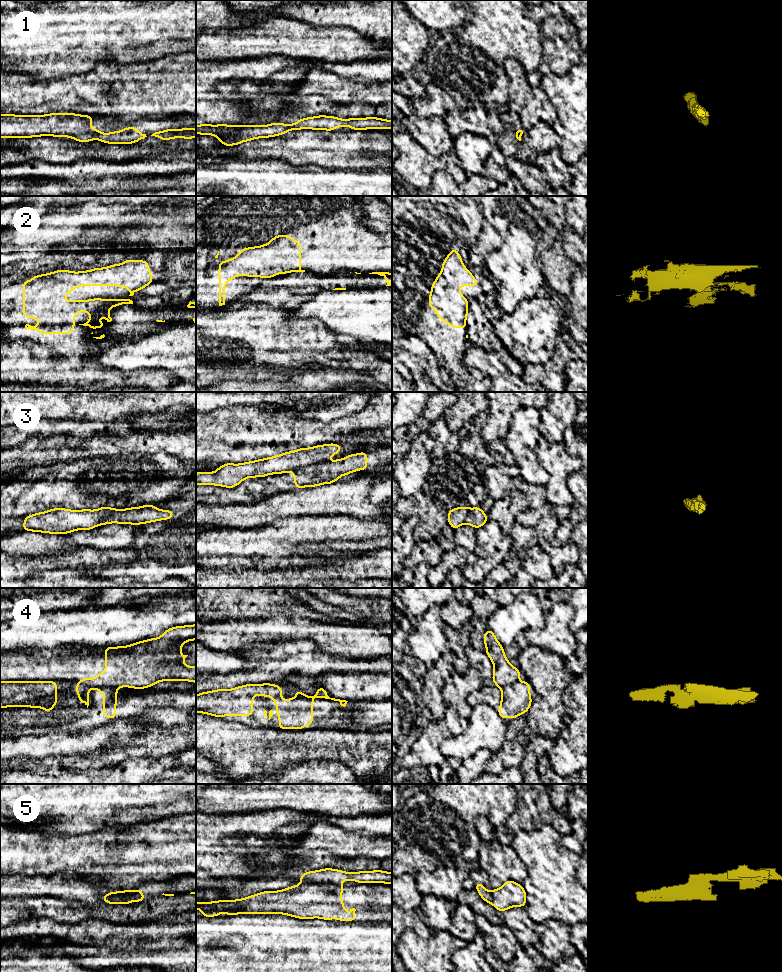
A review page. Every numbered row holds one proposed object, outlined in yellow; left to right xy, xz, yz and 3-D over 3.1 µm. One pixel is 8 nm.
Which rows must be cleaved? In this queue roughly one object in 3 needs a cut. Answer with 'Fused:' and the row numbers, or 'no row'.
Fused: 2, 3, 4, 5

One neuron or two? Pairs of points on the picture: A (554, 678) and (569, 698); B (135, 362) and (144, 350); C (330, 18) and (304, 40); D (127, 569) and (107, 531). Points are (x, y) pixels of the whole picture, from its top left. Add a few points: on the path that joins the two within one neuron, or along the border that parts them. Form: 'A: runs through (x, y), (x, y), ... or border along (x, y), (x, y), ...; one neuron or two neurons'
A: border along (576, 676), (562, 694), (564, 715); two neurons
B: runs through (135, 359), (141, 353); one neuron
C: border along (297, 20), (319, 27), (343, 27); two neurons
D: border along (134, 532), (134, 540), (127, 547); two neurons

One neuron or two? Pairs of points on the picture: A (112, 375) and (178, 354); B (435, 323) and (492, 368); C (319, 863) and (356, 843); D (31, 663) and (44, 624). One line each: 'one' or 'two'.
A: two
B: two
C: two
D: two

